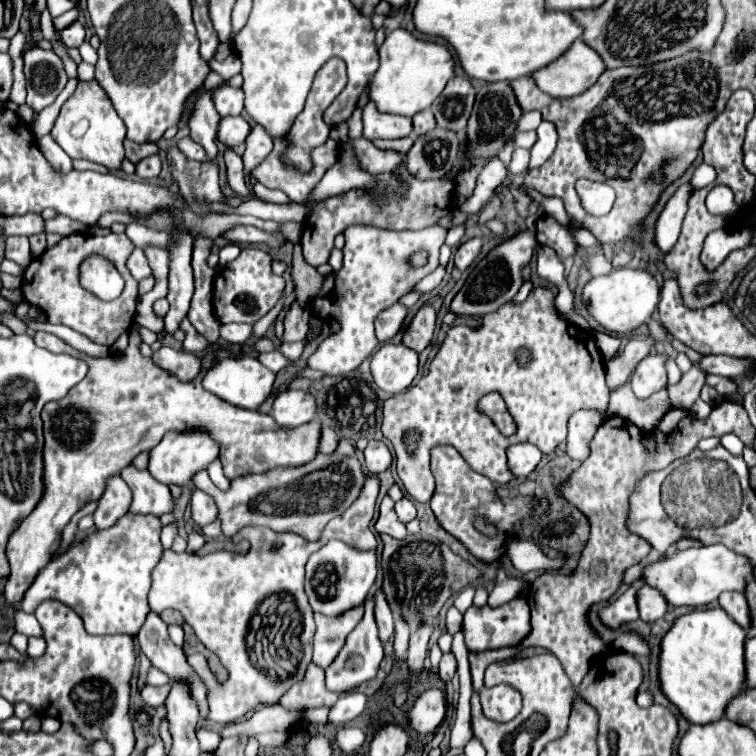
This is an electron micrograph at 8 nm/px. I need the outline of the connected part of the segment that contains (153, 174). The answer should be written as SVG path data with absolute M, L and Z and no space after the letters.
M150 156L142 162L136 164L136 176L140 176L142 180L152 180L152 178L158 178L162 170L162 160L160 156Z

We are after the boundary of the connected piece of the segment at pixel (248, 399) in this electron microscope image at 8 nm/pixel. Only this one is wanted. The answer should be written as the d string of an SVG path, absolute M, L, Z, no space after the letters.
M240 356L240 358L216 358L212 362L212 366L206 370L204 378L202 378L202 386L216 394L218 398L234 404L234 406L242 406L246 410L256 410L272 392L272 384L274 384L274 372L268 370L266 366L262 366L254 356Z

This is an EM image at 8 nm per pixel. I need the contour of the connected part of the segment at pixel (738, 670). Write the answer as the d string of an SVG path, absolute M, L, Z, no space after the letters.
M720 606L694 610L692 614L680 616L668 634L662 638L662 654L660 654L660 682L662 692L674 702L682 716L690 720L690 724L712 724L726 716L726 708L732 698L736 698L746 688L746 666L744 666L744 642L746 630L734 624Z

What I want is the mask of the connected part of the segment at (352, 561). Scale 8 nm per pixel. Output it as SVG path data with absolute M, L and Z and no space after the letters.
M330 540L306 564L306 594L312 610L336 616L362 604L376 580L376 572L376 550L360 550L340 540Z

